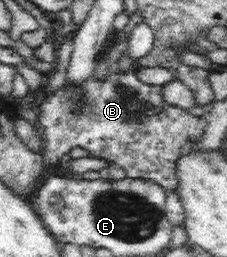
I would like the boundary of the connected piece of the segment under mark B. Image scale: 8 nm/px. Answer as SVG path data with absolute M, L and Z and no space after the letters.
M116 70L110 71L108 77L104 79L98 79L92 74L82 83L65 83L40 96L36 110L46 137L46 148L43 154L44 169L58 167L60 157L64 153L69 153L73 147L82 147L88 151L91 158L102 160L105 164L112 162L122 166L126 171L126 178L150 179L161 184L168 191L174 191L178 187L175 175L176 159L196 147L208 127L206 114L192 115L190 111L178 105L166 103L164 87L147 85L132 71L129 74Z

